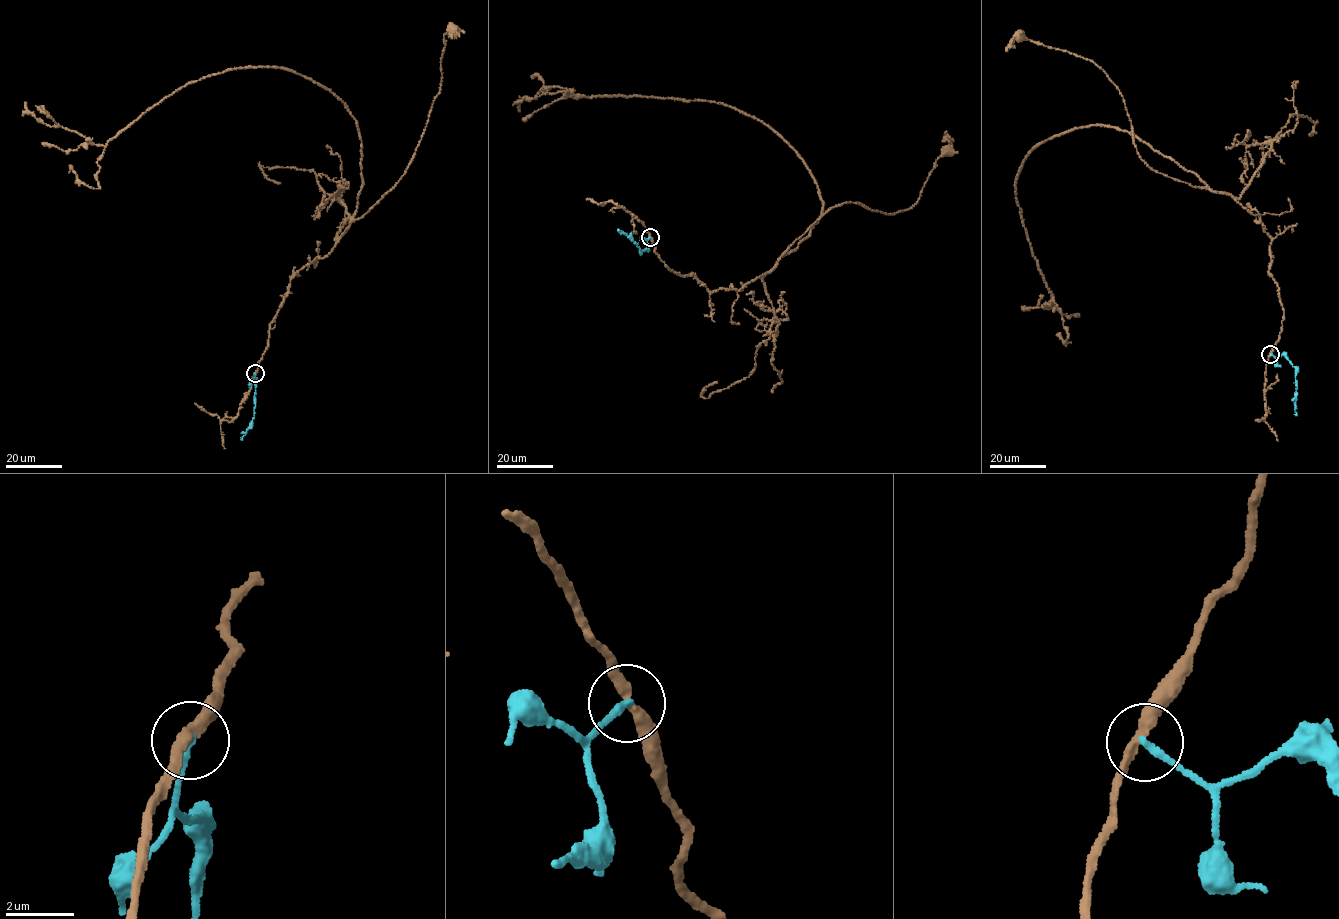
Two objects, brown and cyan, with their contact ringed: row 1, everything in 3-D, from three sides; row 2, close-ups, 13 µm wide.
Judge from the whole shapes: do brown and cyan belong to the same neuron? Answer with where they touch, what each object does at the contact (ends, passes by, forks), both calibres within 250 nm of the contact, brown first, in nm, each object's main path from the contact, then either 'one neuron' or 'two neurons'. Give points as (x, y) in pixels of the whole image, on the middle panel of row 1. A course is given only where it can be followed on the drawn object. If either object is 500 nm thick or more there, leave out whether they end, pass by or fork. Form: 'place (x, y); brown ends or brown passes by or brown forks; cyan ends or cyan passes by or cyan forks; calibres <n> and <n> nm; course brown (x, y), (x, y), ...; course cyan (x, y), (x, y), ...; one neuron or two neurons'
place (650, 237); brown passes by; cyan ends; calibres 320 and 200 nm; course brown (650, 237), (668, 270), (713, 291), (740, 290), (831, 207), (908, 209), (946, 151); course cyan (650, 237), (648, 248), (641, 251), (632, 239), (617, 228); two neurons

